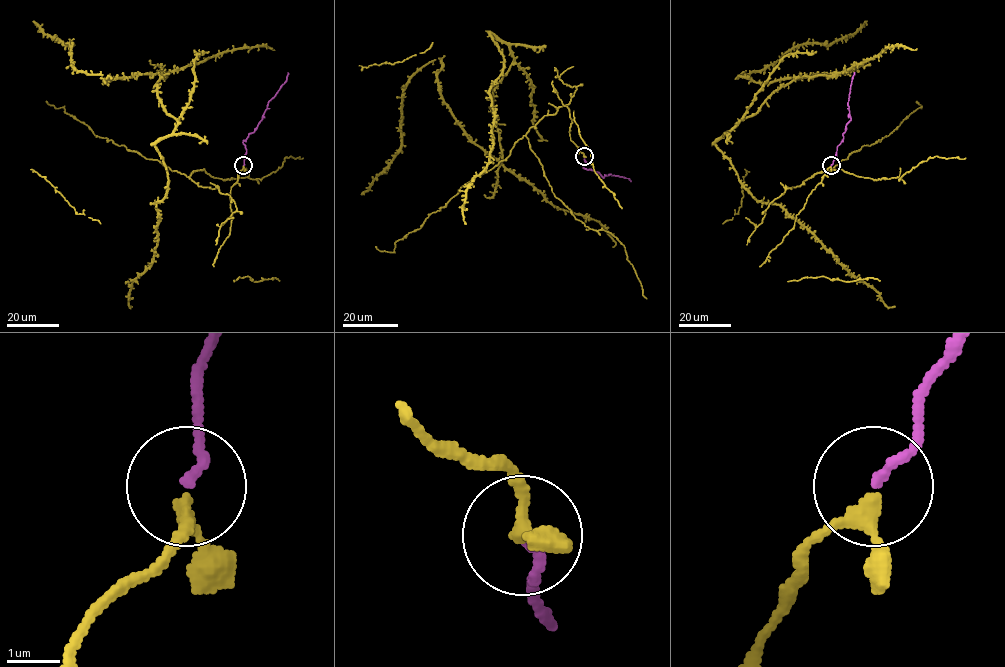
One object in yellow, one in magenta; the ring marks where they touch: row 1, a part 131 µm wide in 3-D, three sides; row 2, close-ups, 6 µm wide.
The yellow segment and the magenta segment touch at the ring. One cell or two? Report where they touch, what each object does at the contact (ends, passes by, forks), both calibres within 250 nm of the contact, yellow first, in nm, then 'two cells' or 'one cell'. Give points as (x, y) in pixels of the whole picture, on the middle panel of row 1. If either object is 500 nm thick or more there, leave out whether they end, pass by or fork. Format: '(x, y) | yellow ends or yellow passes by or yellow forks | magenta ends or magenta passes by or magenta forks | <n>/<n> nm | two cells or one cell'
(584, 156) | yellow passes by | magenta ends | 200/170 nm | one cell

